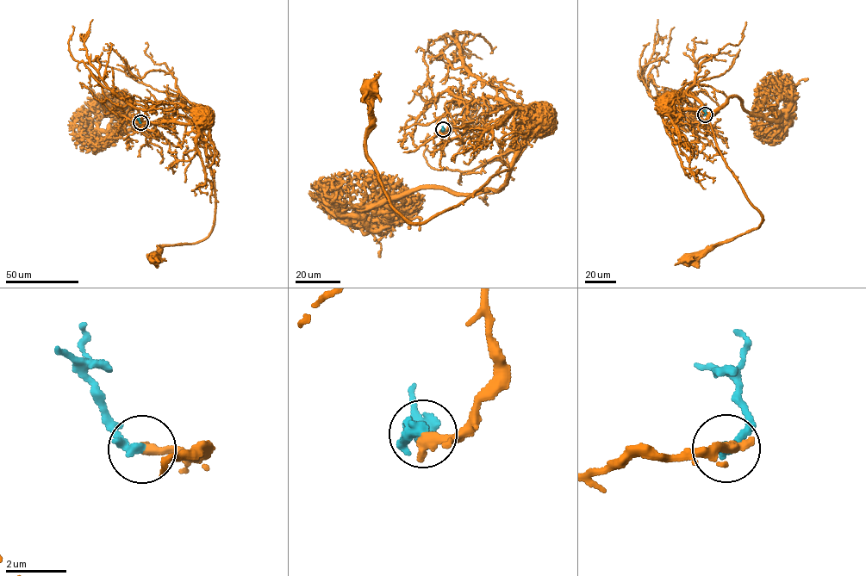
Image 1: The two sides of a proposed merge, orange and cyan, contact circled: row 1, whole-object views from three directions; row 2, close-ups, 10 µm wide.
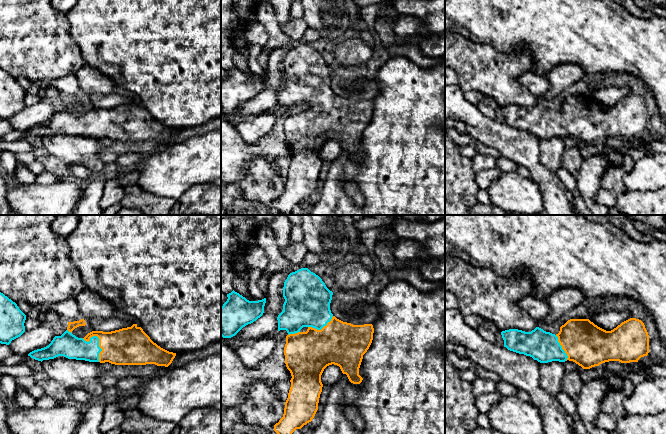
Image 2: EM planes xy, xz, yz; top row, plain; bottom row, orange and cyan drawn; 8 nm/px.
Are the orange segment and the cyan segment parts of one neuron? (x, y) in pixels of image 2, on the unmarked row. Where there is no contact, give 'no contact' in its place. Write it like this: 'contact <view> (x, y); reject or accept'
contact xy (99, 117); accept

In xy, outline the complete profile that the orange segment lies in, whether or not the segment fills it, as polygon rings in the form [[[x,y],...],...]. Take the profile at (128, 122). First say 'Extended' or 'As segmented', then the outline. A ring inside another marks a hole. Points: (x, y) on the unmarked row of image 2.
Extended. [[[84,95],[68,98],[67,106],[61,112],[55,112],[48,122],[34,126],[28,132],[41,138],[64,132],[115,141],[155,140],[165,143],[176,132],[154,119],[137,100],[111,108],[92,107],[84,114],[72,110],[75,104],[85,101]]]

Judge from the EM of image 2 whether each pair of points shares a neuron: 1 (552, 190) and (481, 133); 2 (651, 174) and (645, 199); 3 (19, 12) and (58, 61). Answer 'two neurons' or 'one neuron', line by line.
1: one neuron
2: two neurons
3: one neuron

